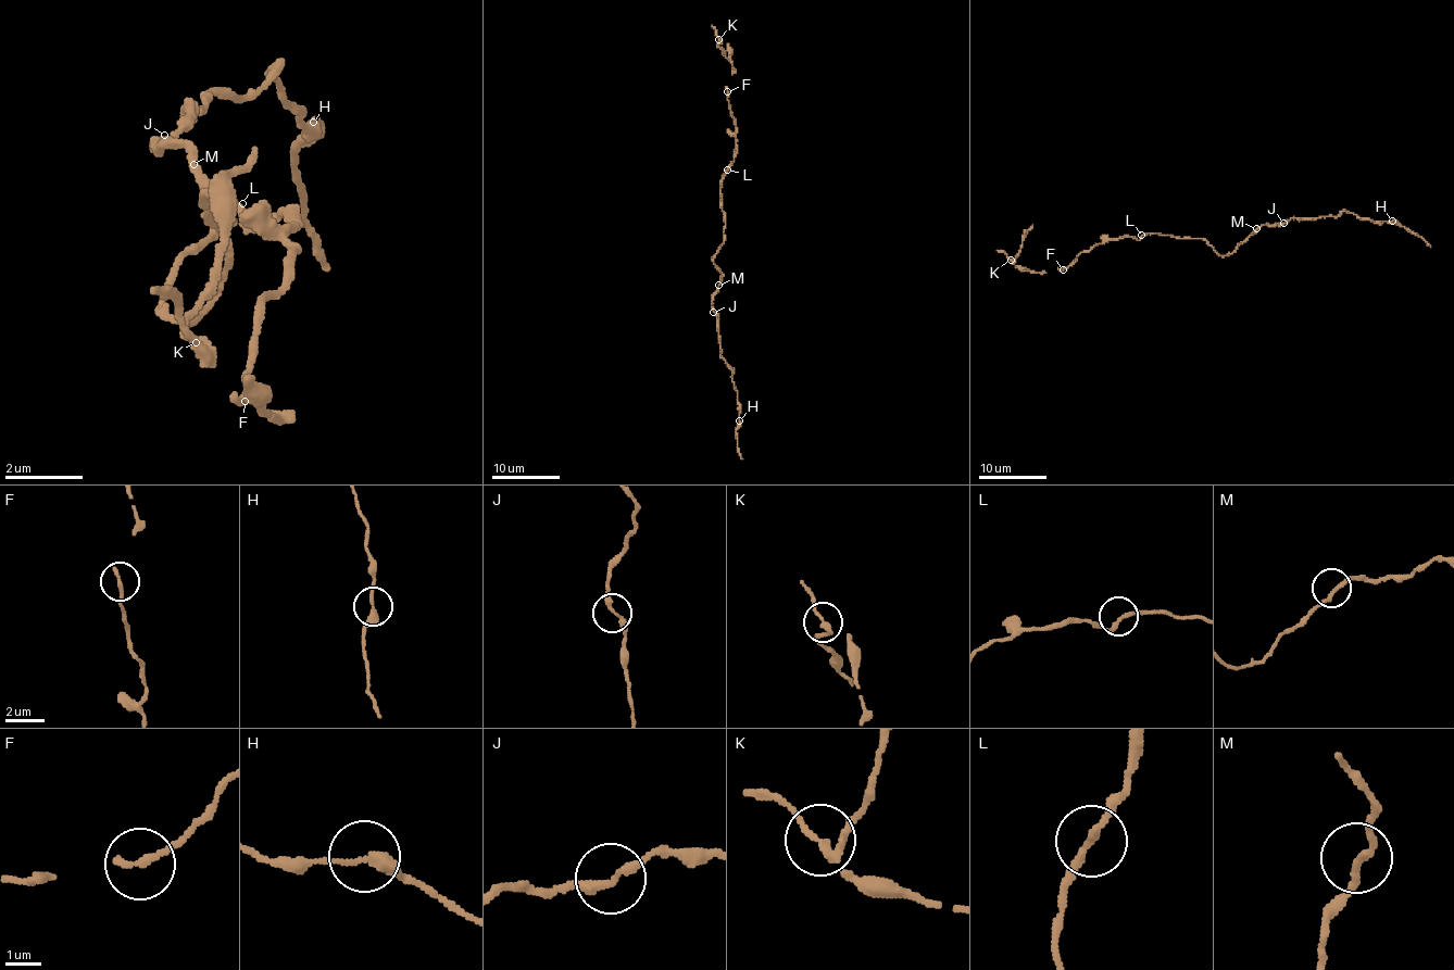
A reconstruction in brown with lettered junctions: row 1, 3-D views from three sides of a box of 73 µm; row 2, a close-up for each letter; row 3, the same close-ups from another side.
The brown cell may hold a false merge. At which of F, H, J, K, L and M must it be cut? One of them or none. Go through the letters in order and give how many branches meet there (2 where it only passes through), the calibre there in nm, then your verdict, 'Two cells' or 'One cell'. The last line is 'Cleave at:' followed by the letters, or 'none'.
F: Branches: 1. Thickness 240 nm. One cell
H: Branches: 2. Thickness 280 nm. One cell
J: Branches: 2. Thickness 240 nm. One cell
K: Branches: 2. Thickness 240 nm. Two cells
L: Branches: 2. Thickness 200 nm. One cell
M: Branches: 2. Thickness 220 nm. One cell
Cleave at: K

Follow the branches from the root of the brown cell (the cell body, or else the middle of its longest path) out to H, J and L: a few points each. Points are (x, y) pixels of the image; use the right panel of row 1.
H: (1205, 240), (1220, 255), (1229, 255), (1263, 225), (1283, 225), (1292, 217), (1349, 211), (1364, 219), (1393, 222)
J: (1205, 240), (1220, 255), (1229, 255), (1263, 225), (1283, 223)
L: (1205, 240), (1157, 234), (1141, 235)

